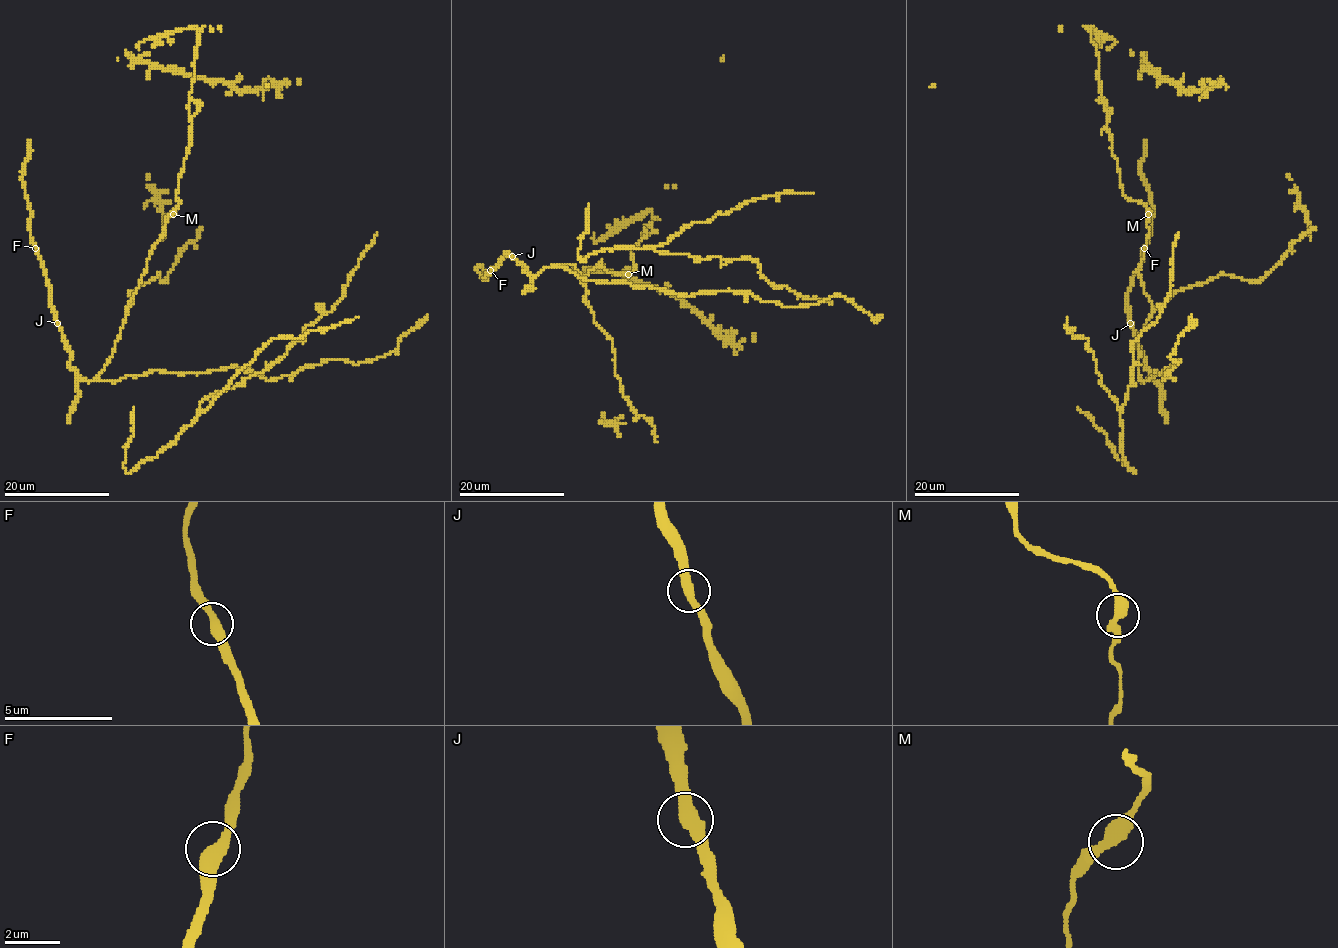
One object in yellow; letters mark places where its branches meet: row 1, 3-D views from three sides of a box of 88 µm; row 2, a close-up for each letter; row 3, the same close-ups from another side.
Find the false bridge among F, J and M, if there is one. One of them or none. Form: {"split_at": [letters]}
{"split_at": []}

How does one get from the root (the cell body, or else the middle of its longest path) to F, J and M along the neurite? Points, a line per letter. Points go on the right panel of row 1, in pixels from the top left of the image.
F: (1146, 294), (1152, 314), (1138, 339), (1140, 381), (1148, 377), (1150, 371), (1130, 320), (1127, 291), (1144, 248)
J: (1146, 294), (1152, 314), (1138, 339), (1138, 373), (1144, 381), (1150, 371), (1130, 323)
M: (1146, 294), (1139, 269), (1148, 236), (1148, 214)

